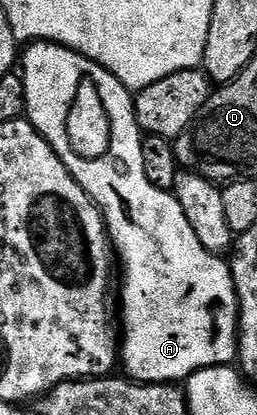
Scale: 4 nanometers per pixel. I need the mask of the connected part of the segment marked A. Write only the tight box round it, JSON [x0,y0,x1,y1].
[19,42,239,384]

